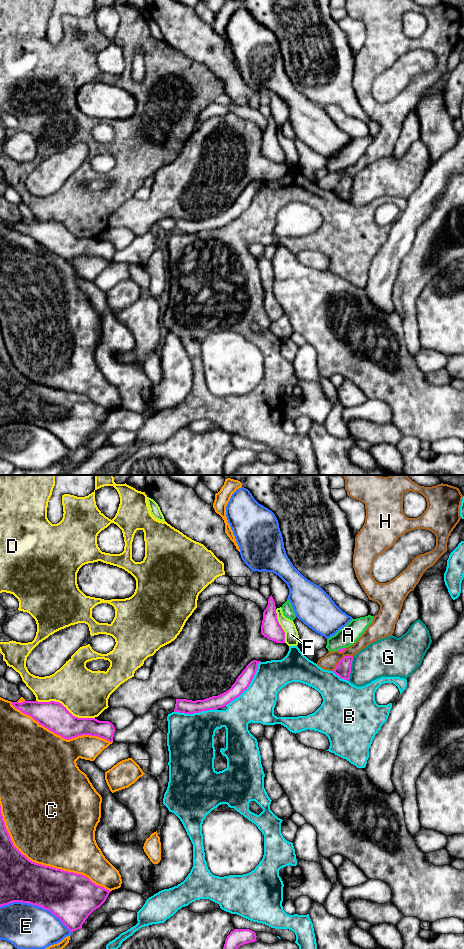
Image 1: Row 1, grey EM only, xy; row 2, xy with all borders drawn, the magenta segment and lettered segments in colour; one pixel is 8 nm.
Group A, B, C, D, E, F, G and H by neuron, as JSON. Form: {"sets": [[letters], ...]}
{"sets": [["A"], ["B"], ["C"], ["D"], ["E"], ["F"], ["G"], ["H"]]}

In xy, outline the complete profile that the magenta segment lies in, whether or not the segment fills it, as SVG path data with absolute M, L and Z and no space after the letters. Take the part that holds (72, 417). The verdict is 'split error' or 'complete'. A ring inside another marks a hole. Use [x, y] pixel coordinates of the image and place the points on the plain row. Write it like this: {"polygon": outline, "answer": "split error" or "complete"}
{"polygon": "M0 326L0 427L13 422L42 427L58 437L73 452L82 448L88 436L106 421L110 412L82 394L29 380L14 366L6 349Z", "answer": "complete"}

